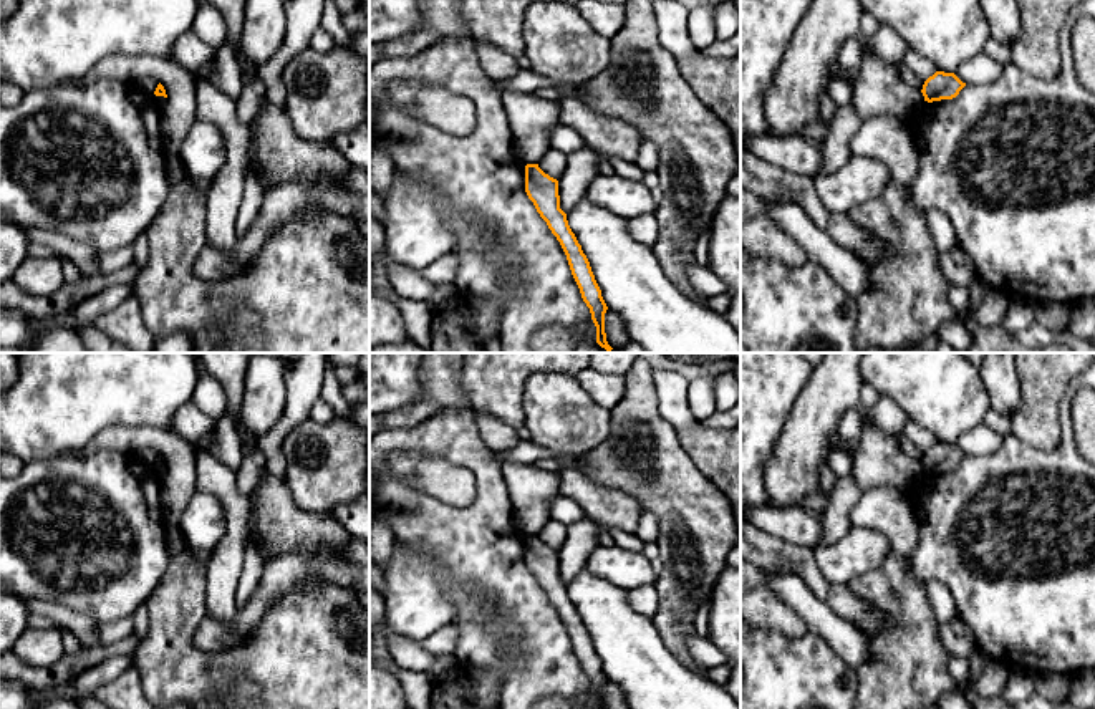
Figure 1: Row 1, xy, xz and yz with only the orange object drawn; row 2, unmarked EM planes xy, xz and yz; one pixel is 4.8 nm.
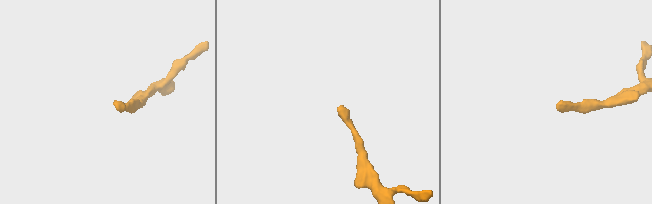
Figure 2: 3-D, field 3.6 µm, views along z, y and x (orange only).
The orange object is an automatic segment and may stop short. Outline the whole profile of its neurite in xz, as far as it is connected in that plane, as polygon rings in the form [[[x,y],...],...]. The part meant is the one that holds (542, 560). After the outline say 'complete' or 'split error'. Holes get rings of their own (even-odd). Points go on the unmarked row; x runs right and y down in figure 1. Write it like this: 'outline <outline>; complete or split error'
outline [[[527,535],[525,563],[567,626],[572,646],[596,697],[596,709],[606,709],[605,684],[608,678],[601,668],[590,633],[568,596],[567,585],[560,580],[558,552],[545,545],[538,535]]]; complete

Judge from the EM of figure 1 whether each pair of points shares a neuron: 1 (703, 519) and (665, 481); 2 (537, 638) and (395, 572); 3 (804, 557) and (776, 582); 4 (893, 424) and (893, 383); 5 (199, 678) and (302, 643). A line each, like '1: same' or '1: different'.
1: same
2: different
3: different
4: different
5: same

